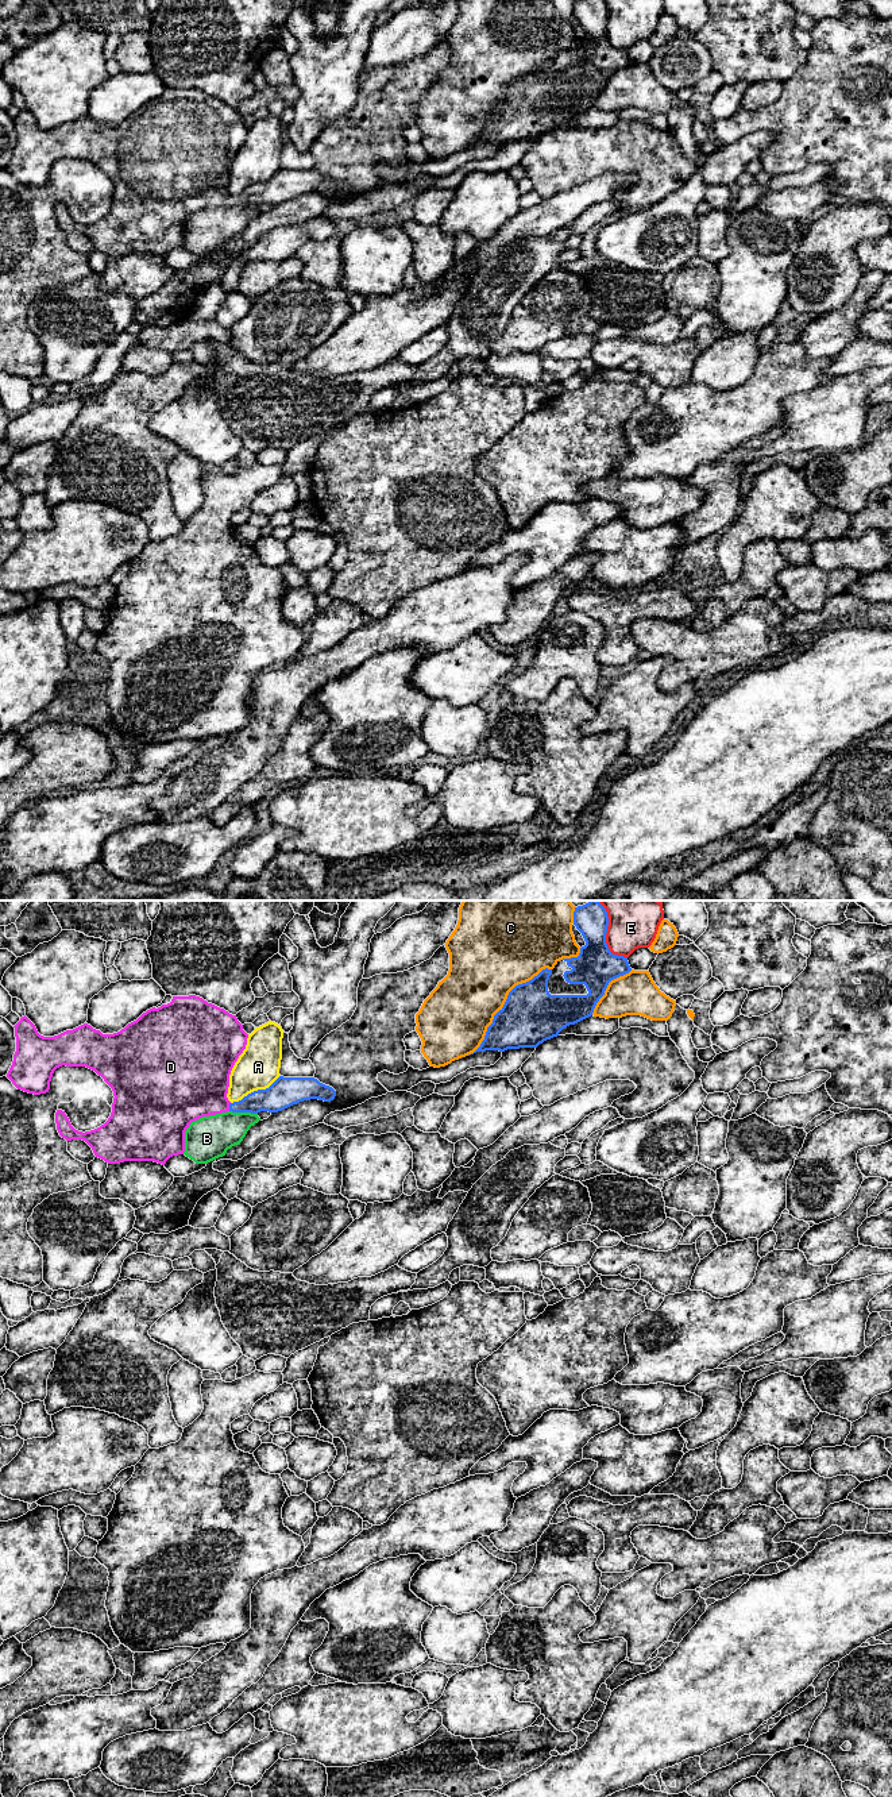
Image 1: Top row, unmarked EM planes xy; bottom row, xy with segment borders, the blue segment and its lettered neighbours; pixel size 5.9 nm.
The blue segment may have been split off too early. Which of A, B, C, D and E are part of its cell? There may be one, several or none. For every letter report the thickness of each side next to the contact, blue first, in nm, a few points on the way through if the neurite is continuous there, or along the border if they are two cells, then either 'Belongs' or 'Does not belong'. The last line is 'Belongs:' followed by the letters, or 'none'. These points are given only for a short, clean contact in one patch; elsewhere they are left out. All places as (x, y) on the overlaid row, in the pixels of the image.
A: Thickness 180 nm (blue) against 260 nm. Boundary: xy (280, 1075), (267, 1087), (254, 1090), (231, 1103). Does not belong
B: Thickness 170 nm (blue) against 240 nm. Boundary: xy (230, 1110), (257, 1114). Does not belong
C: Thickness 340 nm (blue) against 420 nm. Does not belong
D: Thickness 140 nm (blue) against 400 nm. Path across: xy (270, 1099), (243, 1106), (230, 1106), (211, 1099), (194, 1083). Belongs
E: Thickness 240 nm (blue) against 320 nm. Does not belong
Belongs: D

